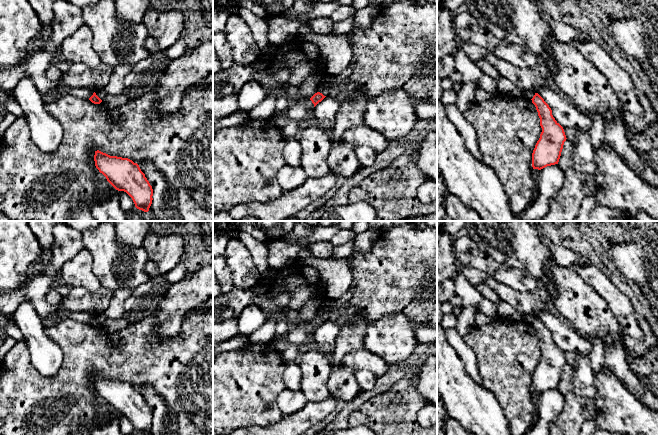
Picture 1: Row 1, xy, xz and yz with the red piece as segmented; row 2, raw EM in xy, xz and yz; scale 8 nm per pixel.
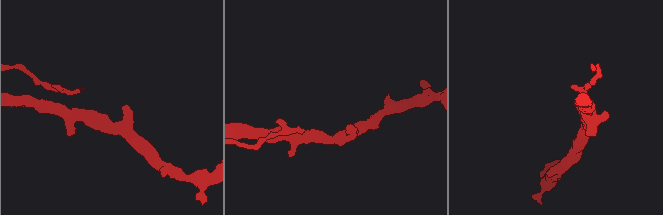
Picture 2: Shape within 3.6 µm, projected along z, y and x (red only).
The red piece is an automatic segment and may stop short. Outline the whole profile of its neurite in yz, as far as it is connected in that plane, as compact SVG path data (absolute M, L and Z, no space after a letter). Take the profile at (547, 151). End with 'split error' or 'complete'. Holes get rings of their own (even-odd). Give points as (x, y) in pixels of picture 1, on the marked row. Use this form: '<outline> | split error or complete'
M535 93L531 99L540 118L542 132L532 153L533 169L541 170L558 164L566 135L563 127L555 120L552 110L544 99Z | complete

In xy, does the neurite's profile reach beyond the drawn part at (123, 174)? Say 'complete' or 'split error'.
complete

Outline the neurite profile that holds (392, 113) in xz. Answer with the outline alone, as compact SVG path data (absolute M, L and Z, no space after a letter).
M402 88L388 89L368 101L363 123L380 132L388 141L404 138L416 125L418 121L415 112L416 101L410 97Z

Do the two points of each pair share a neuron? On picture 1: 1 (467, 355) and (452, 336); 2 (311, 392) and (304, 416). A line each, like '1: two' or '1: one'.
1: one
2: two

